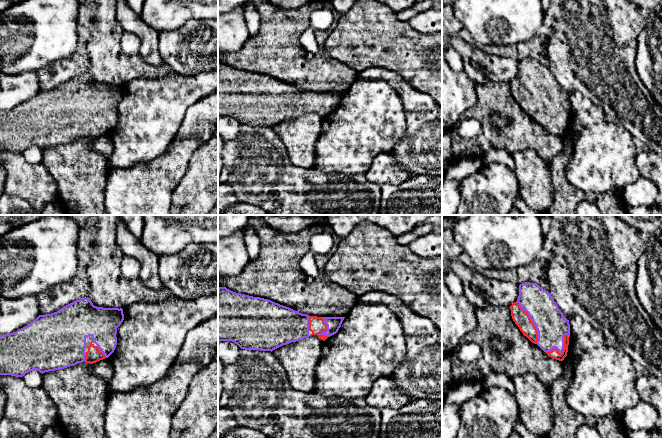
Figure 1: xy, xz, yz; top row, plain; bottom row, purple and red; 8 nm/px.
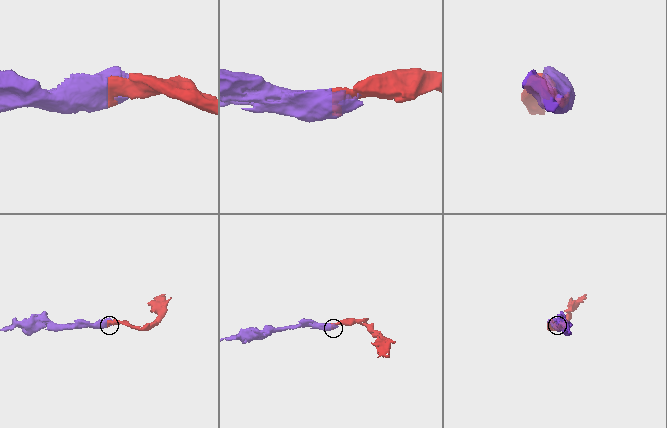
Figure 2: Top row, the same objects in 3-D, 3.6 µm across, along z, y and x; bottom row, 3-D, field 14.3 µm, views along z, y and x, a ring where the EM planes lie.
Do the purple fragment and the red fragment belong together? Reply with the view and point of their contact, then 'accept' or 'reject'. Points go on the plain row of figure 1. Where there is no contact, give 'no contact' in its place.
yz (532, 97) | accept

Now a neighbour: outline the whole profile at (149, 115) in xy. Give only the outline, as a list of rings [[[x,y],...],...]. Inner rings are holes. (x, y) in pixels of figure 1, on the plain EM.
[[[218,69],[181,75],[170,71],[155,79],[138,78],[123,84],[124,96],[117,104],[117,121],[108,133],[113,153],[107,159],[108,171],[129,169],[161,156],[180,129],[186,110],[218,90]]]

